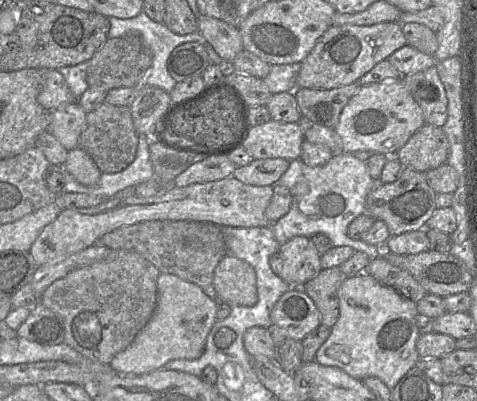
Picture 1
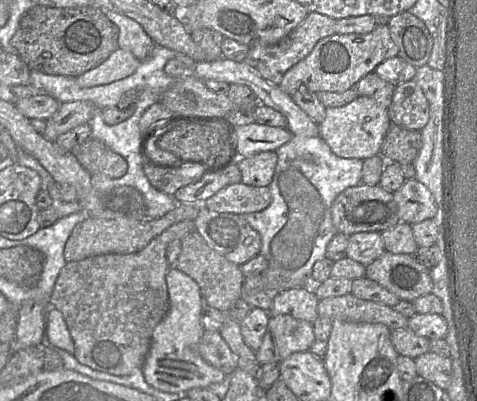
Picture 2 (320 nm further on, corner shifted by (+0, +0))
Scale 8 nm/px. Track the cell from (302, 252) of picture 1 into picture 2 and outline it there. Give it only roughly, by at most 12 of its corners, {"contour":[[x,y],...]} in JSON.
{"contour":[[312,283],[273,294],[270,315],[314,323],[318,303]]}

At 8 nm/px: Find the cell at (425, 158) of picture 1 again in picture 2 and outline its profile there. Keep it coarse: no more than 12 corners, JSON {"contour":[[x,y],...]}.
{"contour":[[391,123],[380,155],[412,164],[421,134]]}

